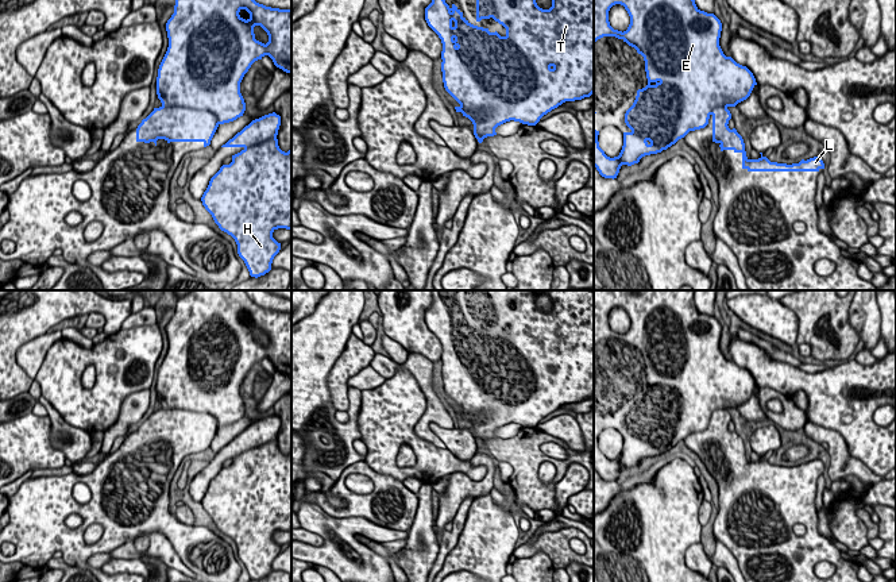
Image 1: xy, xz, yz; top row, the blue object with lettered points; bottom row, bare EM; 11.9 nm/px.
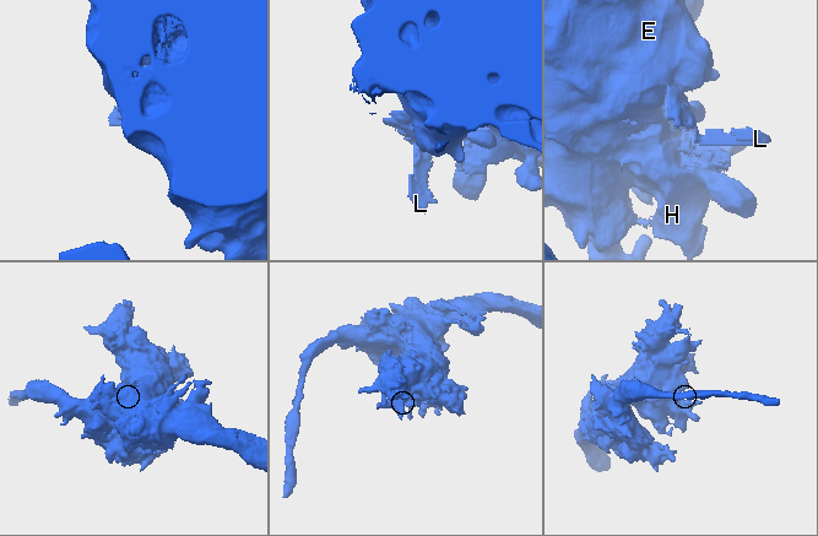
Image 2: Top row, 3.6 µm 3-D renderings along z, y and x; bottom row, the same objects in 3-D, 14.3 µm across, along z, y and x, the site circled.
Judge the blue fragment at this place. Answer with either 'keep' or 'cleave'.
cleave

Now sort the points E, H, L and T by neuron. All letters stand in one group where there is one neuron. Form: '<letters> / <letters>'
E H T / L

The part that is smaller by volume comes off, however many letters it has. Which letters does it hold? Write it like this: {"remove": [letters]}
{"remove": ["L"]}

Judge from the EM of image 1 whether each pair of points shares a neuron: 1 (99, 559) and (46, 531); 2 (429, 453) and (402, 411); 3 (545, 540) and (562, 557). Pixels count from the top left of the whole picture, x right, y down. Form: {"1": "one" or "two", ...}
{"1": "two", "2": "one", "3": "one"}

